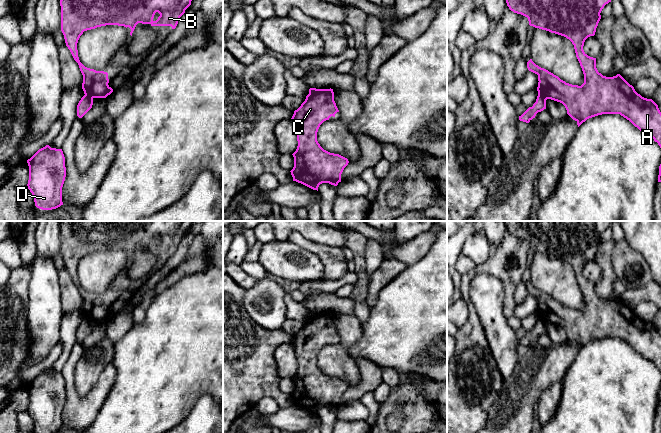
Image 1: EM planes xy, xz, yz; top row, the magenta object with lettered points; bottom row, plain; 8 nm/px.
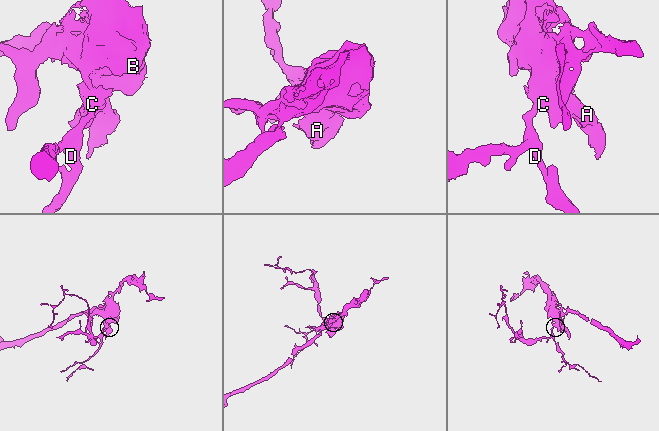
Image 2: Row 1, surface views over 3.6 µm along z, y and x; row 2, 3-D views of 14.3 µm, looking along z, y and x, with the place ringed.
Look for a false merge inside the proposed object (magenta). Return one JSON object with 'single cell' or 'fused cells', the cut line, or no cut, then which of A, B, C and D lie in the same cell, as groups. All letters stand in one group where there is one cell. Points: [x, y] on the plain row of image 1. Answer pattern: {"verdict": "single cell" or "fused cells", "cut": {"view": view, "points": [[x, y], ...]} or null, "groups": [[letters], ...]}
{"verdict": "fused cells", "cut": {"view": "yz", "points": [[538, 317], [546, 323]]}, "groups": [["A", "B", "C"], ["D"]]}

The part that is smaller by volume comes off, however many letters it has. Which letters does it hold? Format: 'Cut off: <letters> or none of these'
Cut off: D

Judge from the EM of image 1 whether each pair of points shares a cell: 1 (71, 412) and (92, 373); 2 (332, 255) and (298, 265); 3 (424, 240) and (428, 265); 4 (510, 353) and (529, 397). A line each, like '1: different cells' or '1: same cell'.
1: different cells
2: different cells
3: different cells
4: different cells

